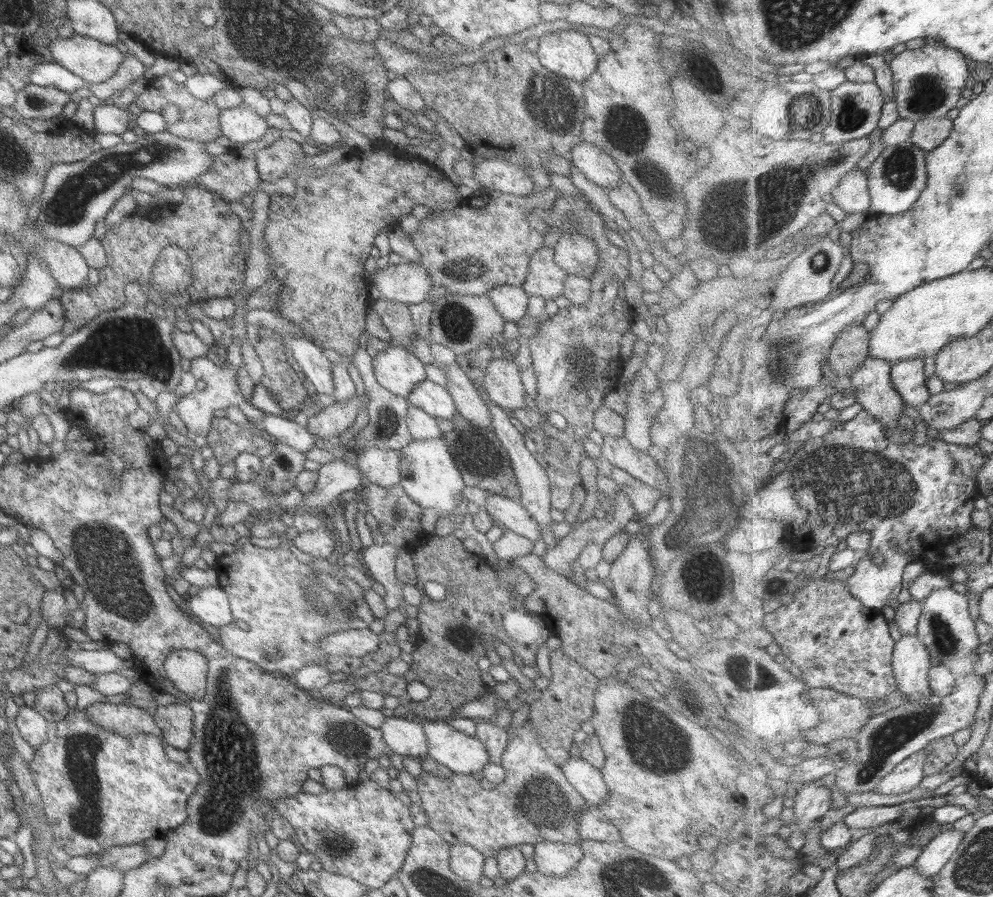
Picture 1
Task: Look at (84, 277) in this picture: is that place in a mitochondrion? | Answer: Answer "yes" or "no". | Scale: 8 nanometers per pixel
no

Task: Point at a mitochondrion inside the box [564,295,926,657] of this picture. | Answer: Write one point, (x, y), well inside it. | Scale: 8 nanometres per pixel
(842, 484)

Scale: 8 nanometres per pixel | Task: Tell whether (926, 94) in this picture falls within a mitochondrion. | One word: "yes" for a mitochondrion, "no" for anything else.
yes

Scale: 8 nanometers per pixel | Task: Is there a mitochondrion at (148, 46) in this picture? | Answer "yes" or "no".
no

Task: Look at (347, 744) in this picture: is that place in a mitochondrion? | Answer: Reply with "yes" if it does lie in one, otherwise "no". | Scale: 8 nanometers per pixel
yes

